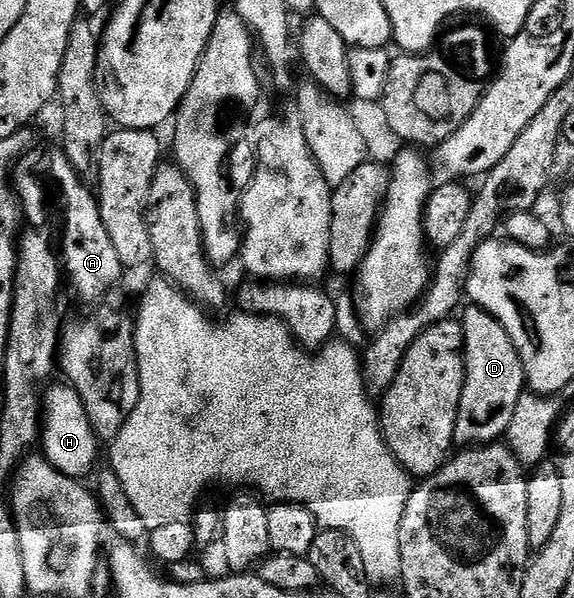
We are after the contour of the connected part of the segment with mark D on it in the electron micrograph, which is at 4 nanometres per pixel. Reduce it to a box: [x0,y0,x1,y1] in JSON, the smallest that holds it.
[454,307,526,447]

